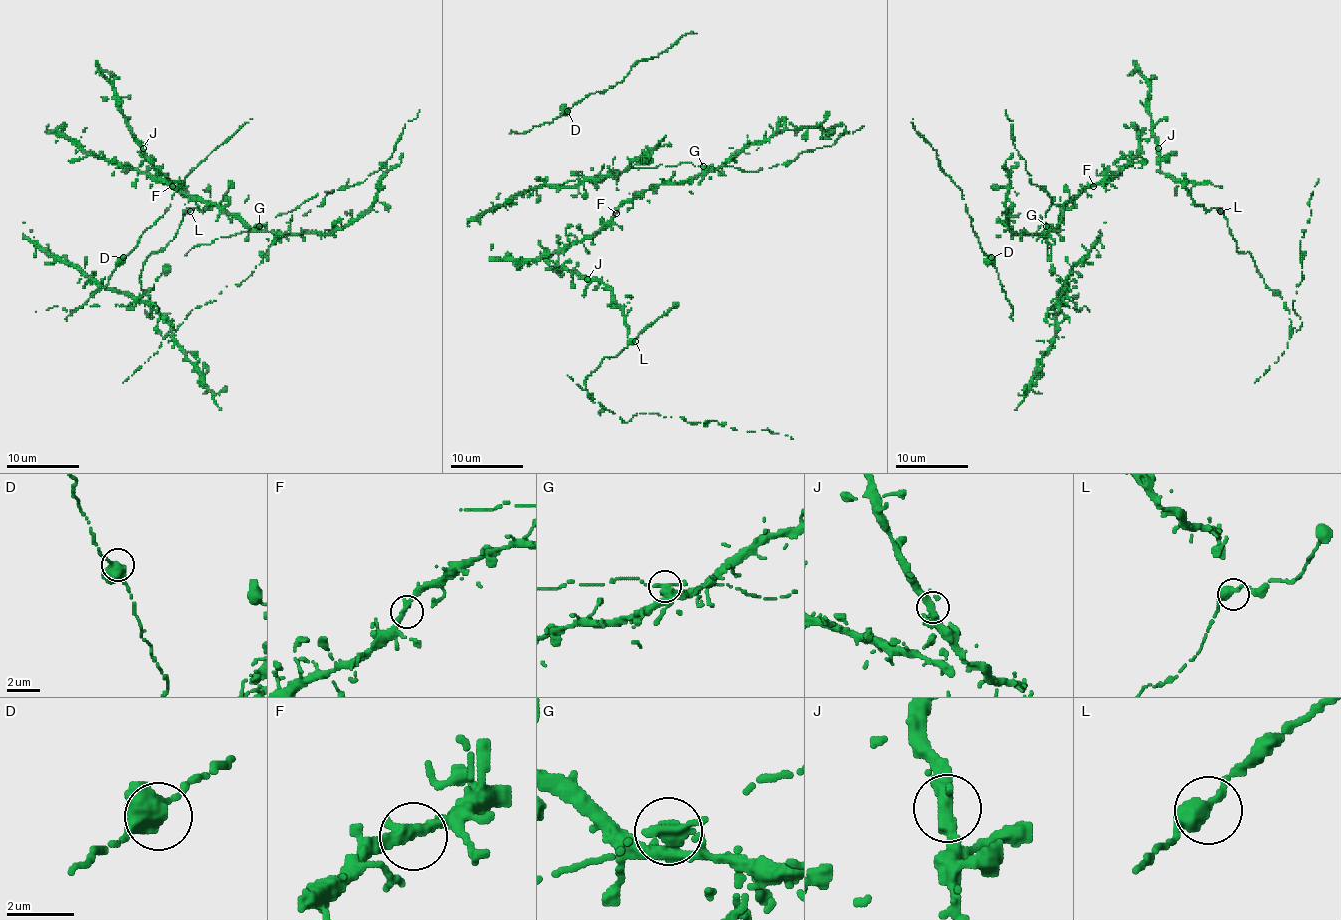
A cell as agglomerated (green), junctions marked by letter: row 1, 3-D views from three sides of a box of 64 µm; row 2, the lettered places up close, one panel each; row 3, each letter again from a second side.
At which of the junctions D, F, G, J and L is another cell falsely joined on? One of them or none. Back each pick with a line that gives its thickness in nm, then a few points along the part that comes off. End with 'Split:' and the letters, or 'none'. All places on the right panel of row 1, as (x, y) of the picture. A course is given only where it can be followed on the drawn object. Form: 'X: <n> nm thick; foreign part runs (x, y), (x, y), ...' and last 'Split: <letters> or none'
Split: none

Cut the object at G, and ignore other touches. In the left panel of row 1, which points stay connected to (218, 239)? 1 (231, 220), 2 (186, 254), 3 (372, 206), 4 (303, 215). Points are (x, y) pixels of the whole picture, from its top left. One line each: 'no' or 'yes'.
1: no
2: yes
3: no
4: no

